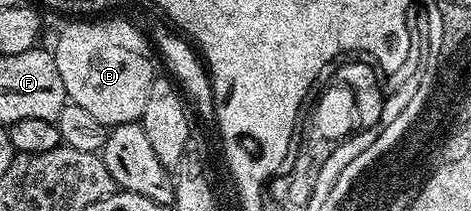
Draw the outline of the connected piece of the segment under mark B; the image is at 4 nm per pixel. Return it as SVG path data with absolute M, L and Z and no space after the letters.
M80 18L61 27L54 49L58 74L62 74L64 95L83 106L105 126L134 124L143 117L150 86L156 81L158 69L152 61L154 48L128 20Z

